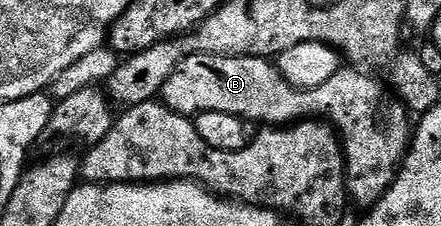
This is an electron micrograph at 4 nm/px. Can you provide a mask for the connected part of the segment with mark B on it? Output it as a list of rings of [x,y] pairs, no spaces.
[[[190,54],[188,58],[183,59],[183,65],[179,67],[177,72],[173,72],[173,76],[169,76],[169,80],[163,85],[163,93],[161,101],[163,105],[168,106],[173,112],[178,114],[186,114],[194,116],[197,114],[204,114],[205,112],[229,112],[229,116],[237,116],[238,118],[246,120],[248,123],[263,122],[259,124],[266,124],[268,127],[285,126],[293,122],[301,122],[304,120],[329,120],[331,125],[335,127],[342,143],[345,161],[347,163],[347,188],[350,197],[362,208],[370,208],[377,204],[377,200],[381,200],[381,196],[385,196],[385,192],[393,184],[393,180],[399,174],[399,168],[403,165],[404,158],[407,157],[409,143],[413,137],[412,123],[407,123],[409,119],[409,111],[406,106],[402,104],[394,104],[390,106],[389,103],[383,102],[383,86],[375,78],[370,78],[370,73],[364,72],[359,68],[341,68],[333,76],[329,76],[329,80],[325,80],[325,84],[321,84],[312,90],[299,90],[293,84],[289,84],[289,80],[283,78],[283,73],[279,71],[278,65],[274,61],[266,58],[233,58],[230,54]]]

